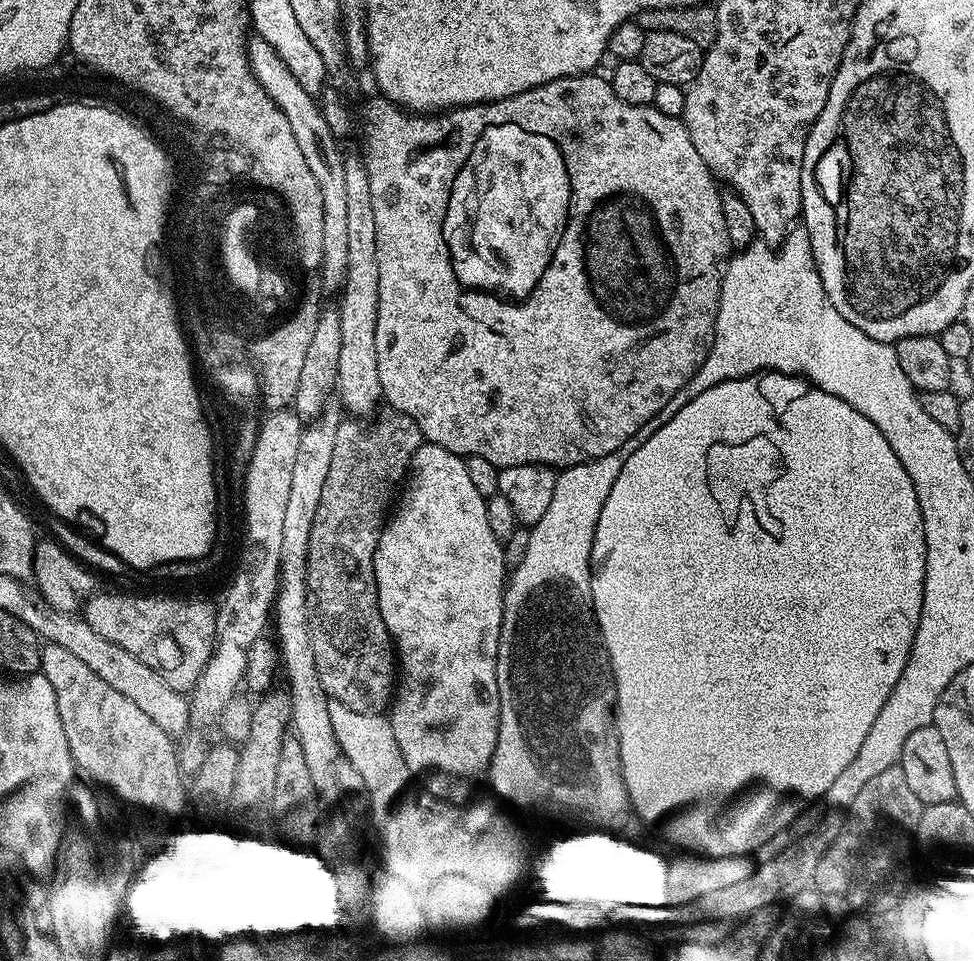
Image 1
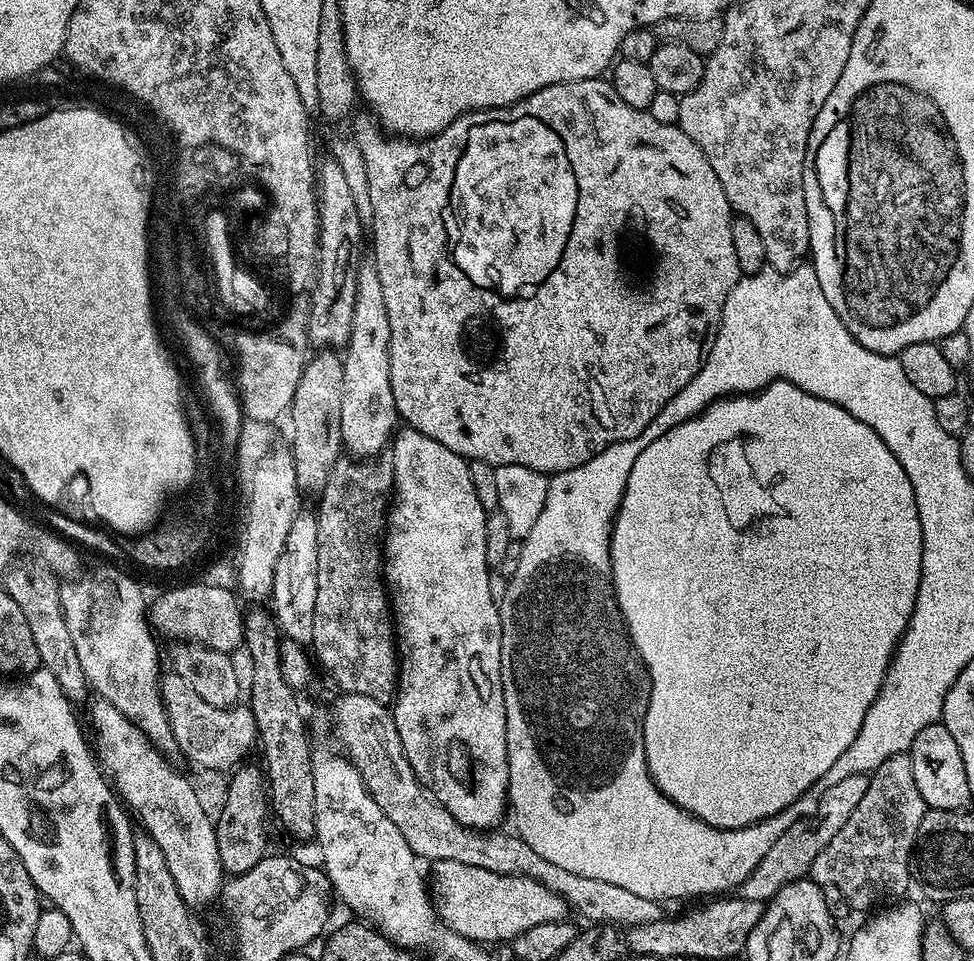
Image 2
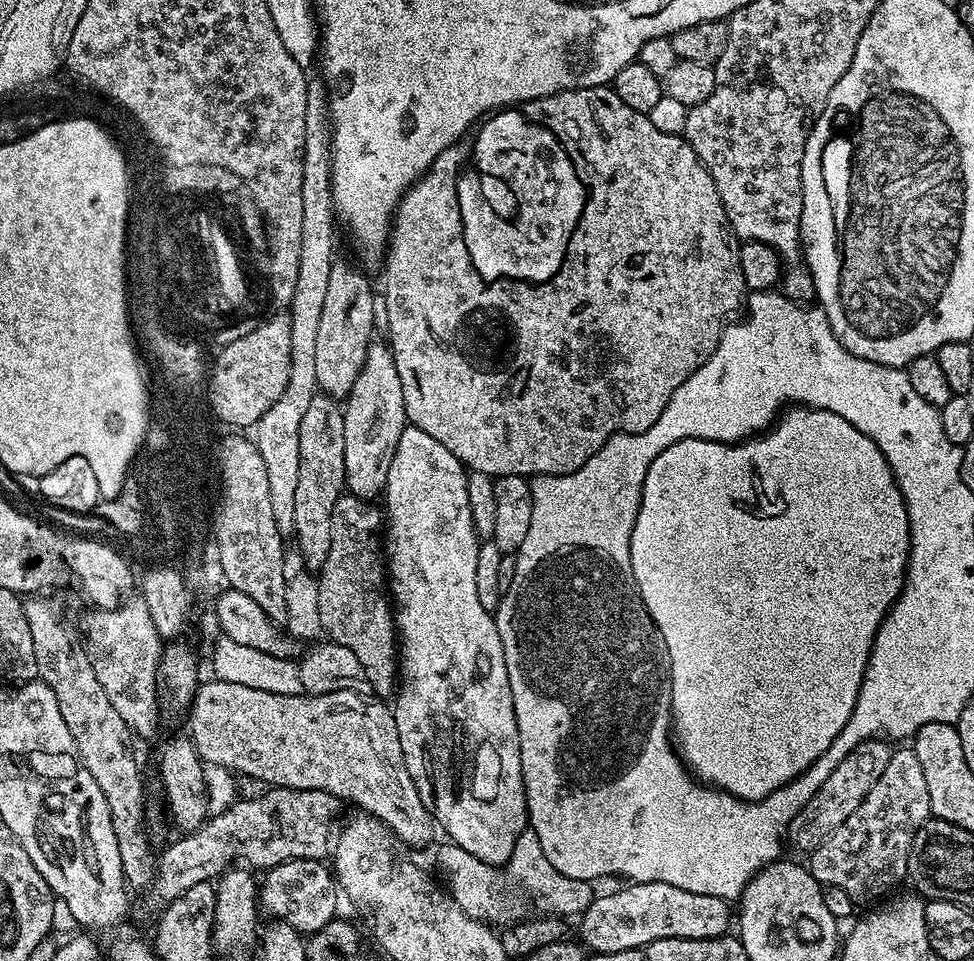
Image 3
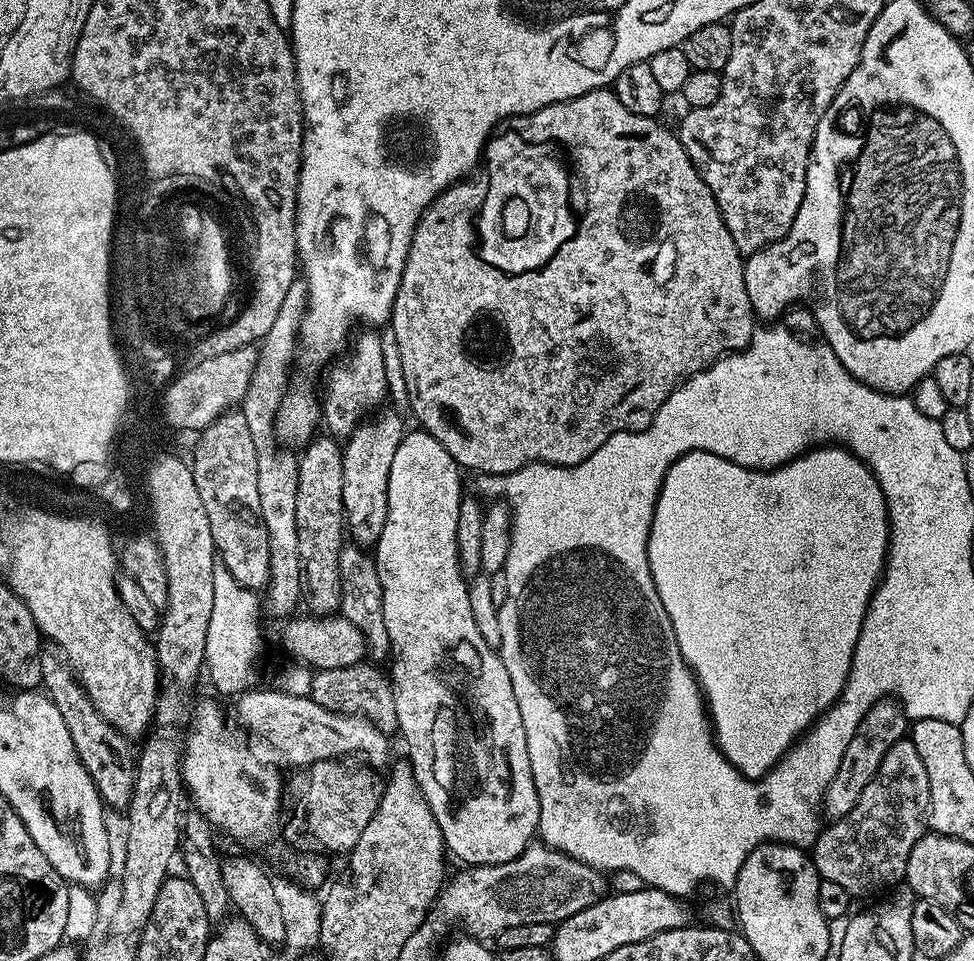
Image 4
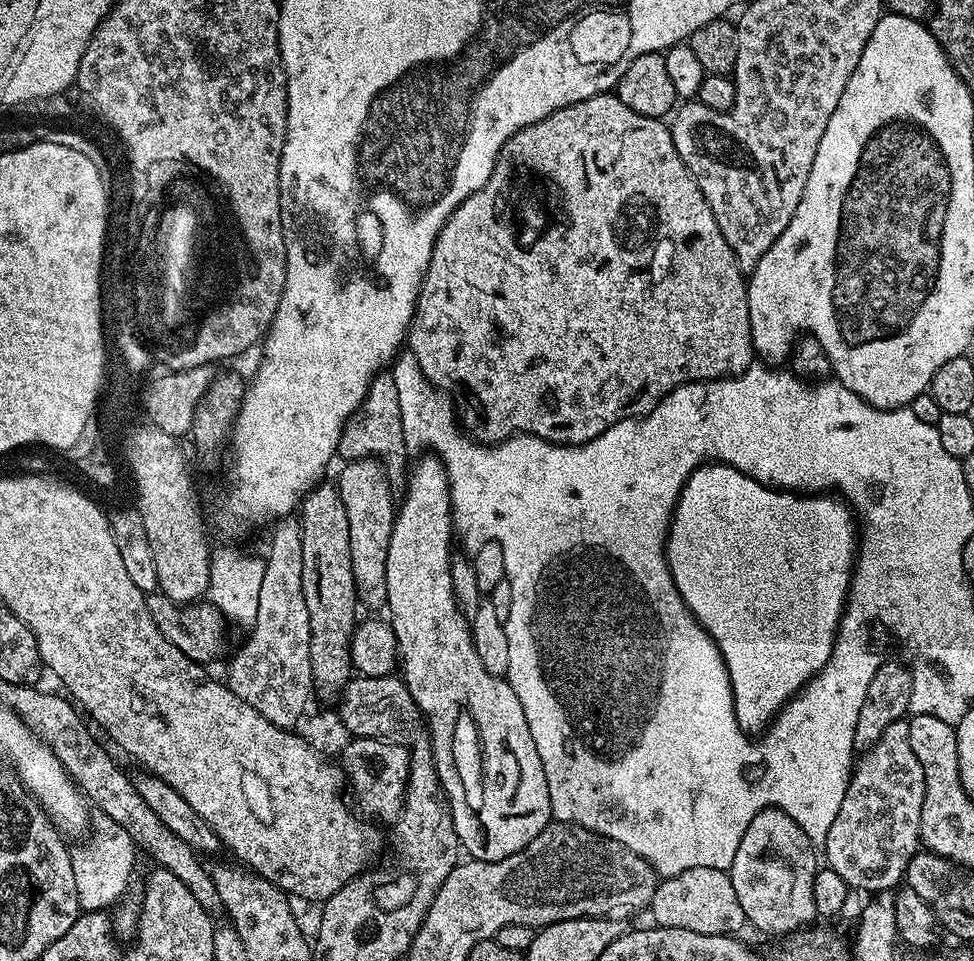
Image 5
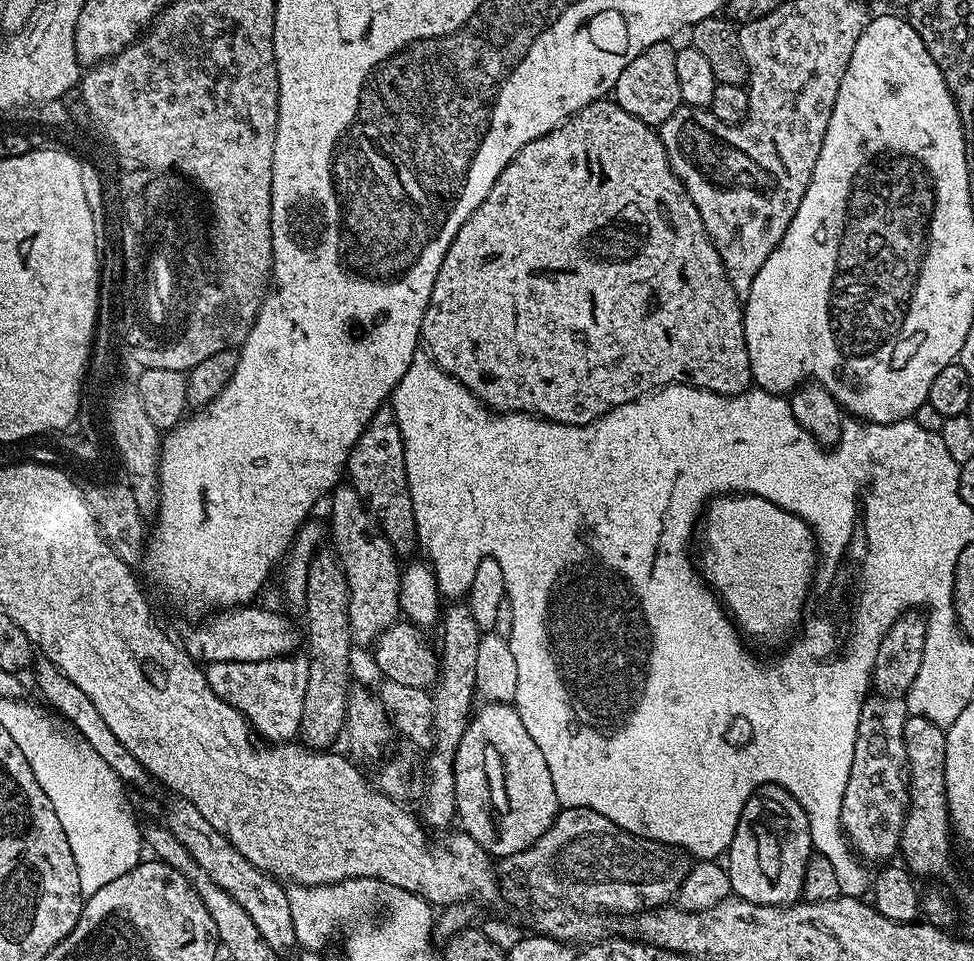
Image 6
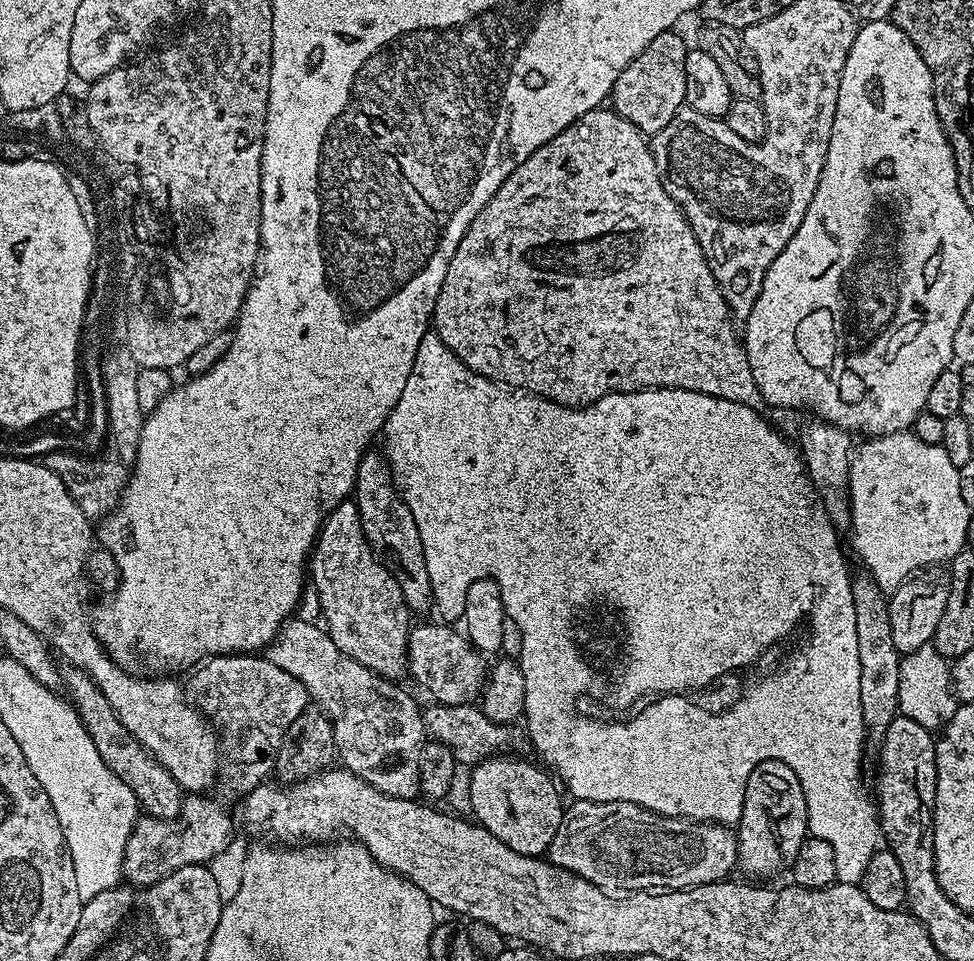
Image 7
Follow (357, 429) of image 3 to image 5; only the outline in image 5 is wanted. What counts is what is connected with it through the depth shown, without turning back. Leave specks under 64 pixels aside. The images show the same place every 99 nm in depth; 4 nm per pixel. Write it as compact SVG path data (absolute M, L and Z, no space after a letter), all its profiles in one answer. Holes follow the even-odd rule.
M350 460L343 465L340 472L338 487L342 506L346 506L346 523L350 526L350 566L354 566L354 582L356 583L356 598L361 605L368 608L383 609L387 605L386 586L388 575L386 574L386 550L390 550L390 534L396 521L397 505L392 504L394 490L388 483L388 476L384 473L384 467L377 460Z

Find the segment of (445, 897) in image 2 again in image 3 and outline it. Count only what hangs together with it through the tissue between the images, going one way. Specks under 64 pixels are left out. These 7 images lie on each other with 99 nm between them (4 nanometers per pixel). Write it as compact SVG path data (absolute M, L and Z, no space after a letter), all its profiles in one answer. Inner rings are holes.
M531 826L524 828L514 844L514 851L504 865L482 862L468 854L462 847L444 842L436 852L436 864L444 876L443 883L452 900L458 902L468 917L484 923L507 926L523 919L533 905L539 913L560 918L583 915L596 897L595 885L588 880L570 879L561 874L546 858L537 831Z

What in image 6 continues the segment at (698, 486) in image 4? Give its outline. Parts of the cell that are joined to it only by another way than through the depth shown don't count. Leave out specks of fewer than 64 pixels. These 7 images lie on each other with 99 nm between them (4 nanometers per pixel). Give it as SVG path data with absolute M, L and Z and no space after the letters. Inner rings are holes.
M725 494L711 501L703 513L698 544L699 540L698 571L704 583L716 593L737 629L745 637L753 636L756 640L780 640L783 636L791 637L797 631L796 623L804 612L808 591L814 588L814 577L818 567L816 535L812 533L812 527L807 522L790 514L790 510L782 510L782 506L766 498Z

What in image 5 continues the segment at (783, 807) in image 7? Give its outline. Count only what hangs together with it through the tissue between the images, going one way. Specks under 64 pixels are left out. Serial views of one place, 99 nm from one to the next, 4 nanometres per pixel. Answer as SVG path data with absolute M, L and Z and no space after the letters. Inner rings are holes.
M764 808L746 826L746 834L742 834L742 842L738 842L738 854L734 854L734 862L730 875L739 905L745 911L749 925L760 932L769 932L775 938L783 938L792 932L807 928L817 919L814 910L814 874L818 867L817 849L810 838L781 808Z

